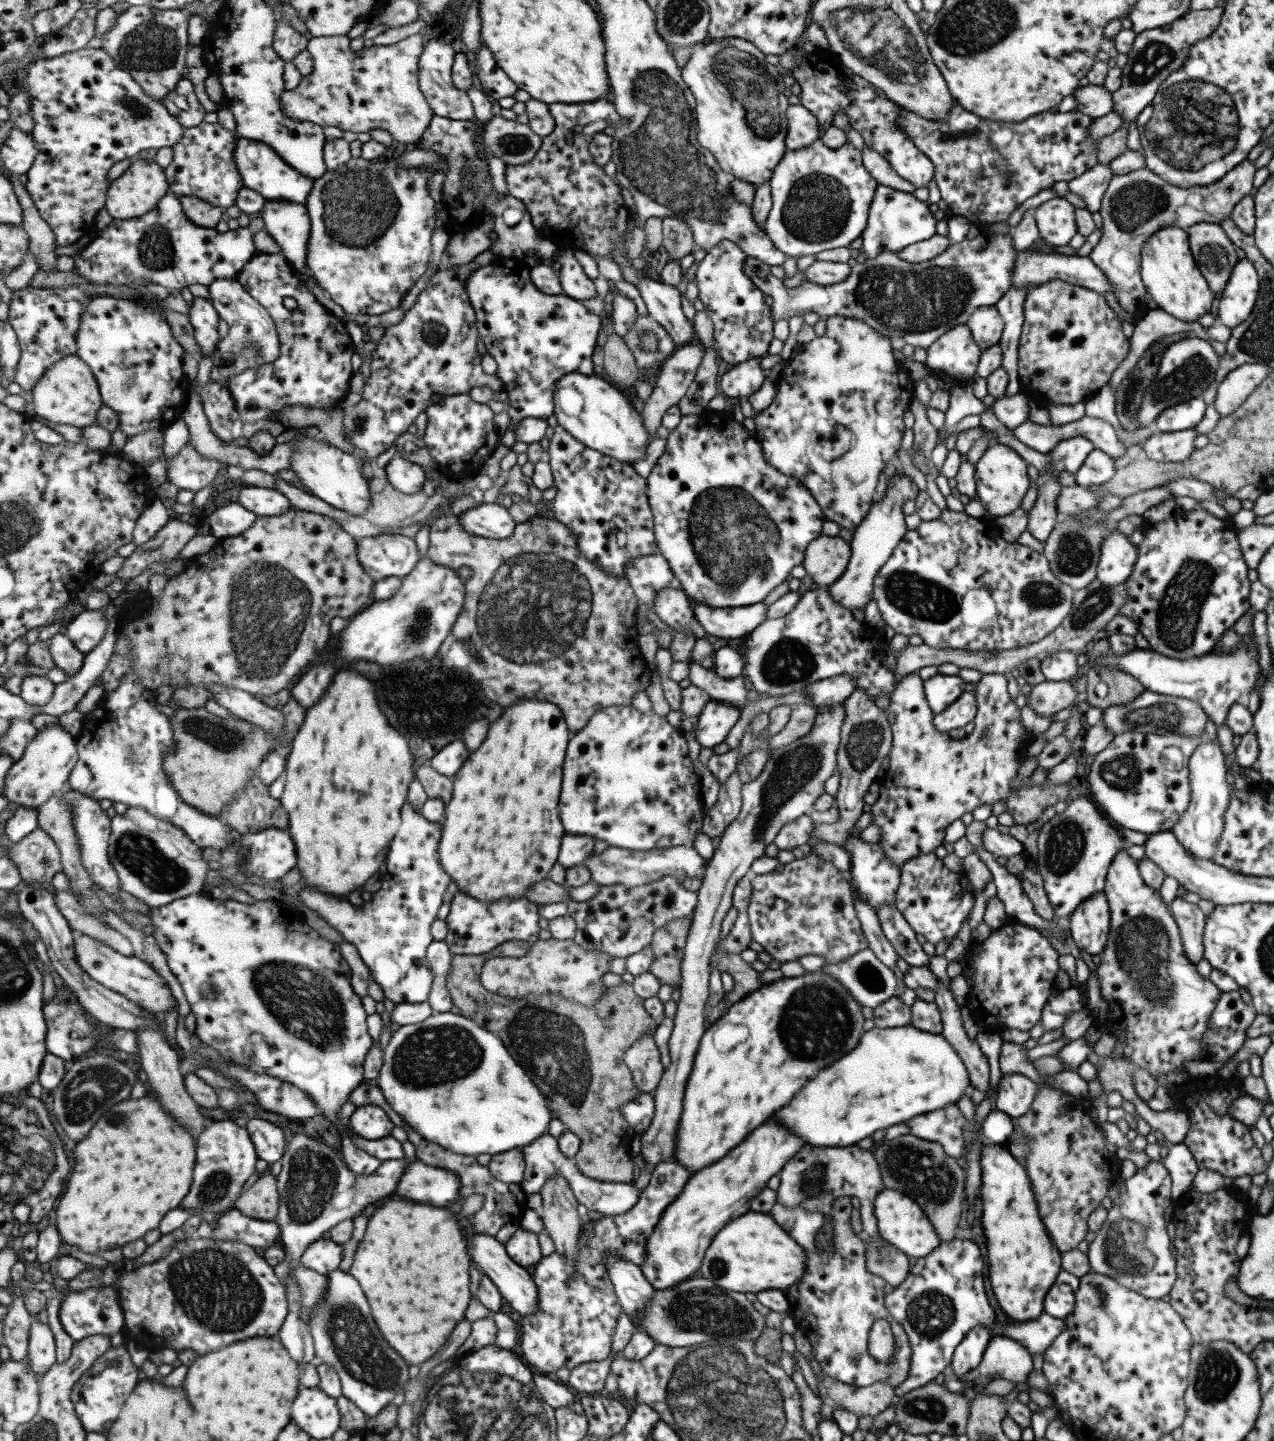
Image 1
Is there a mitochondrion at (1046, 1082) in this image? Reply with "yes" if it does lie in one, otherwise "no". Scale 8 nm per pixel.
no

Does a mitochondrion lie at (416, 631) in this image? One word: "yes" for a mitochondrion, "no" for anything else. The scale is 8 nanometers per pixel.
yes

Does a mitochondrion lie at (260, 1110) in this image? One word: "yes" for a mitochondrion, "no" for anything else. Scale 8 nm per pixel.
no

